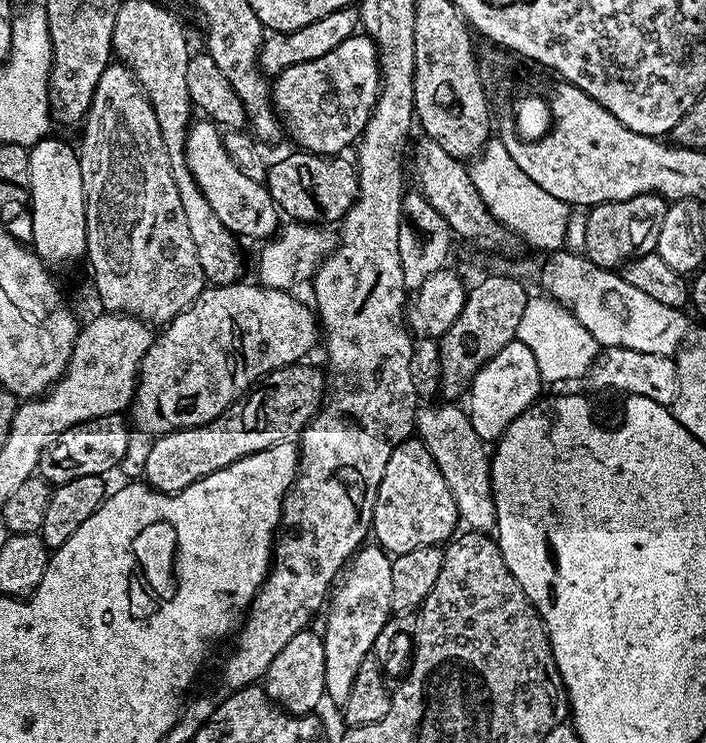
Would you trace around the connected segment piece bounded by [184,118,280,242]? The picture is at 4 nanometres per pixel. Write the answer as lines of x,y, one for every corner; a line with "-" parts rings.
200,118
189,125
187,144
184,147
188,169
194,174
199,189
206,197
206,202
222,224
238,238
252,238
267,241
279,231
280,211
265,183
260,184
247,178
226,153
221,129
207,118

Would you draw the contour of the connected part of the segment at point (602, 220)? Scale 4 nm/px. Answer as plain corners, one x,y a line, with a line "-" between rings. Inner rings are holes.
642,194
622,202
596,204
587,213
583,255
598,266
616,270
627,264
629,260
635,260
637,256
655,252
658,228
667,209
668,204
664,197
655,194

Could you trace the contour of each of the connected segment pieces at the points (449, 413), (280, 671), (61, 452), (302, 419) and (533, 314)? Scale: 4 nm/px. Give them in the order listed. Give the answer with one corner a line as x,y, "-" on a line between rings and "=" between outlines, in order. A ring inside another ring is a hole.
452,402
421,405
416,412
416,429
431,457
438,462
446,484
450,486
463,525
471,531
491,533
496,526
491,457
485,441
475,433
467,411
=
305,630
294,634
286,646
270,662
266,674
262,679
262,687
267,696
286,712
293,716
307,716
315,713
320,699
325,699
326,693
326,650
324,649
324,637
319,631
=
120,414
94,418
85,424
76,424
72,428
67,428
61,436
55,437
45,448
44,453
40,455
38,474
52,486
65,484
74,478
104,476
111,468
113,471
122,462
129,435
129,421
=
308,362
276,368
208,424
179,428
176,432
155,437
146,458
143,479
148,487
158,492
180,492
206,478
206,474
214,474
214,470
222,470
250,454
270,450
270,446
299,437
325,400
324,376
=
533,295
529,299
526,314
522,314
522,322
518,326
519,340
526,346
530,346
530,350
534,350
534,362
538,362
538,370
546,377
547,383
548,380
552,384
560,384
563,380
583,381
598,355
596,339
590,334
590,330
586,330
586,326
582,326
582,322
578,322
578,318
574,318
563,304
557,304
551,298
540,296

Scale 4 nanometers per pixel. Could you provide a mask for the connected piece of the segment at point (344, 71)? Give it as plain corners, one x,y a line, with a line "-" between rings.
357,34
351,36
342,42
342,46
338,46
334,50
330,50
330,54
322,54
322,58
314,58
310,62
302,62
298,66
290,66
286,71
279,73
275,77
274,83
271,85
272,103
281,119
286,122
286,128
292,131
292,136
297,140
299,147
306,152
312,152
315,156
327,156
329,158
339,157
348,147
351,149
353,145
359,141
360,136
364,133
364,127
369,118
372,117
372,111
376,105
376,99
380,97
380,53
376,50
376,43
370,37

